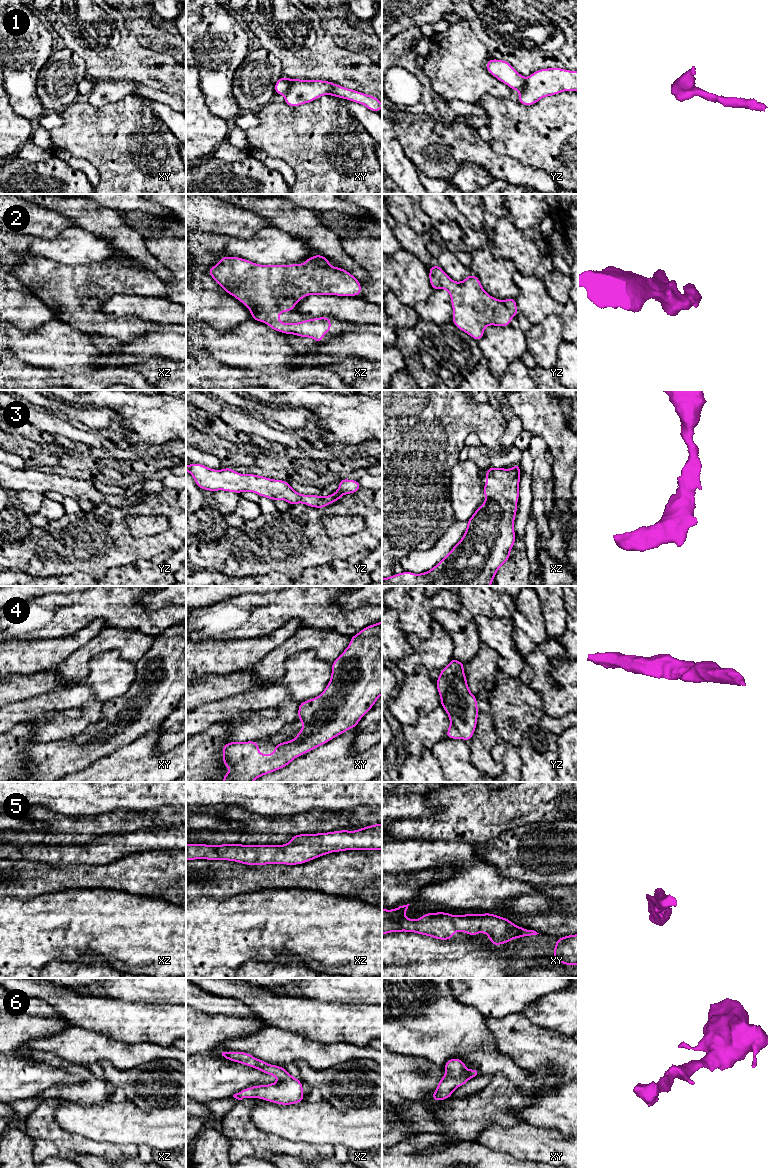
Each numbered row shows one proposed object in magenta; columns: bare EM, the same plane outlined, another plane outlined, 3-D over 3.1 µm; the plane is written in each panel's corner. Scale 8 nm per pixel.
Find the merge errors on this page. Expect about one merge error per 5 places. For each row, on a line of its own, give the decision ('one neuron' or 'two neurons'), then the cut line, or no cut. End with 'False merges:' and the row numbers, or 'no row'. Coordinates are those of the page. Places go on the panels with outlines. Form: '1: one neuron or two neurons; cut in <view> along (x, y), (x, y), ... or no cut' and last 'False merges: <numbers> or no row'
1: two neurons; cut in xy along (288, 78), (288, 89), (285, 94)
2: one neuron; no cut
3: one neuron; no cut
4: one neuron; no cut
5: one neuron; no cut
6: one neuron; no cut
False merges: 1

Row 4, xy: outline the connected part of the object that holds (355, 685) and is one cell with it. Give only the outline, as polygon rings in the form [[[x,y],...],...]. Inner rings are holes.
[[[382,621],[351,636],[350,644],[331,666],[331,678],[324,691],[318,697],[299,703],[297,719],[303,722],[303,727],[295,739],[274,744],[273,754],[260,754],[256,741],[223,745],[223,765],[230,768],[230,772],[223,775],[223,782],[253,782],[357,726],[382,695]]]

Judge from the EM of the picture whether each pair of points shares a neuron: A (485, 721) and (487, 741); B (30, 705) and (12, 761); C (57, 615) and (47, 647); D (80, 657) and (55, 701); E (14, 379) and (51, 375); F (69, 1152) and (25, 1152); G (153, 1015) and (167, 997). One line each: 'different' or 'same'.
A: same
B: different
C: different
D: different
E: same
F: different
G: different

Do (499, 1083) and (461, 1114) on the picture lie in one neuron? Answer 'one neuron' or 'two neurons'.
one neuron

